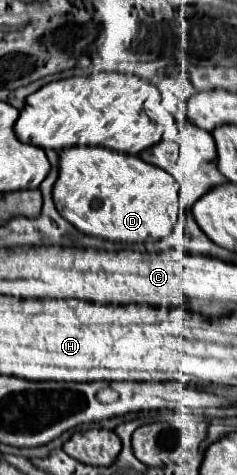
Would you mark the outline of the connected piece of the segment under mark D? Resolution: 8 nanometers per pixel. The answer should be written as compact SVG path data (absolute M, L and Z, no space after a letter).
M73 146L59 152L59 178L53 186L53 200L57 212L85 234L111 242L145 242L149 238L159 240L171 234L179 214L177 190L179 184L169 172L143 162L139 156L113 152L109 148Z

